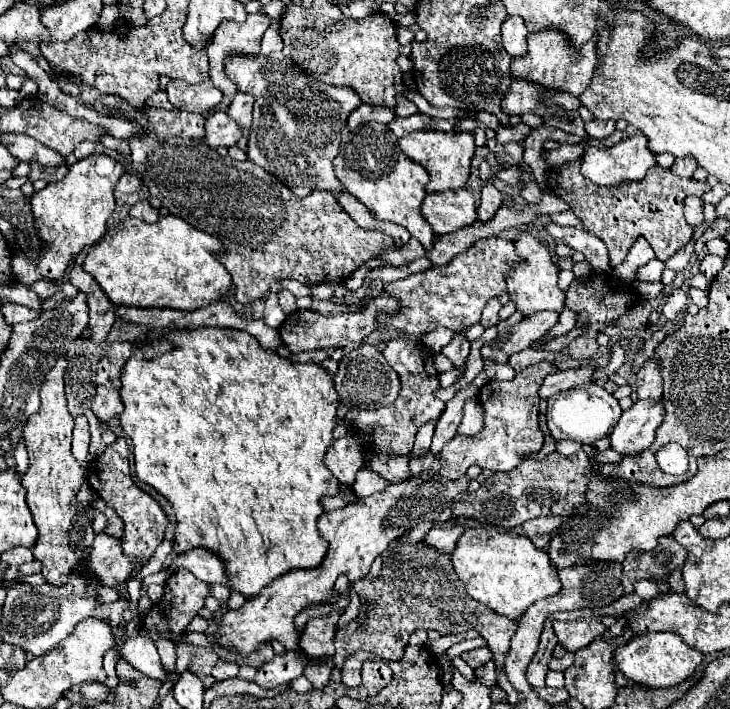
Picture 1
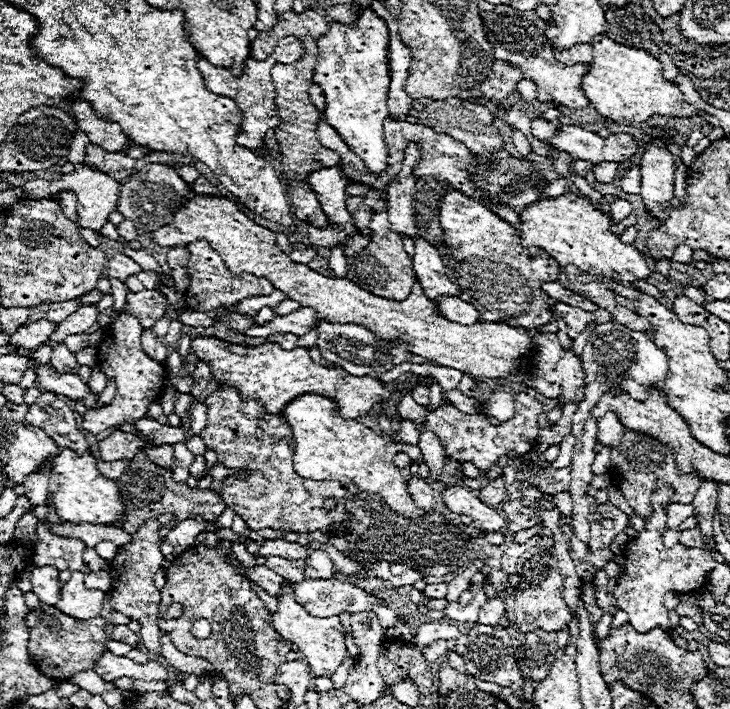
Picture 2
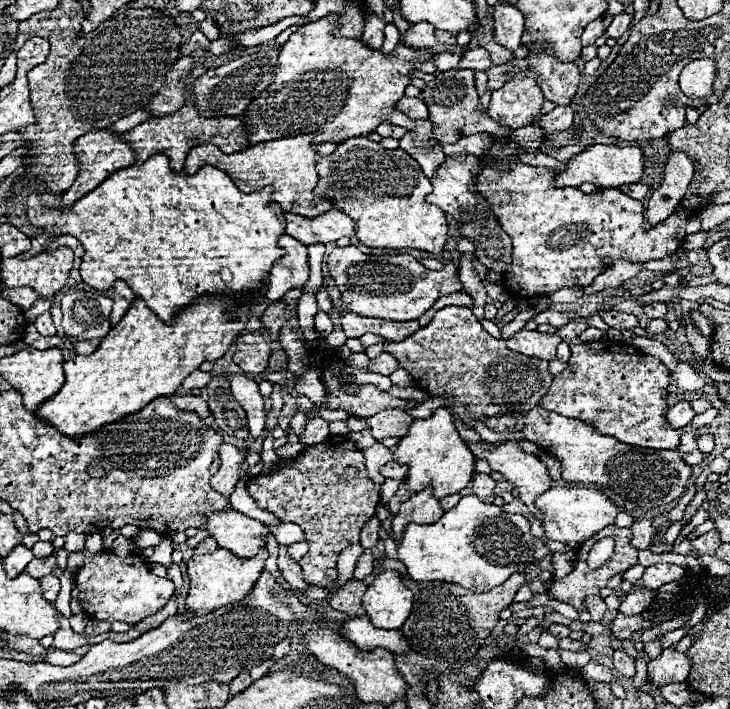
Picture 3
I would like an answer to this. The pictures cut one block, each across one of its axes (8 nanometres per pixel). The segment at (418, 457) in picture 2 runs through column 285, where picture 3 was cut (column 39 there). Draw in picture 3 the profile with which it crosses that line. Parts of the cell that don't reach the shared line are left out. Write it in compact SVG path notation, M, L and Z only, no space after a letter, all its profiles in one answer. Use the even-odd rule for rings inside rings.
M268 286L252 292L252 296L246 294L200 296L190 306L182 308L174 316L172 324L156 322L156 314L144 304L144 300L134 298L132 306L126 310L122 320L104 336L96 352L92 352L90 356L76 356L64 364L64 374L66 374L64 386L34 414L56 426L56 430L60 430L62 434L74 438L78 434L98 430L98 426L104 426L106 422L114 422L116 418L132 414L134 410L140 410L142 406L150 404L154 398L174 394L180 388L182 380L188 374L192 374L202 362L216 362L228 352L234 338L244 330L250 314L254 314L256 306L266 300L266 288Z

